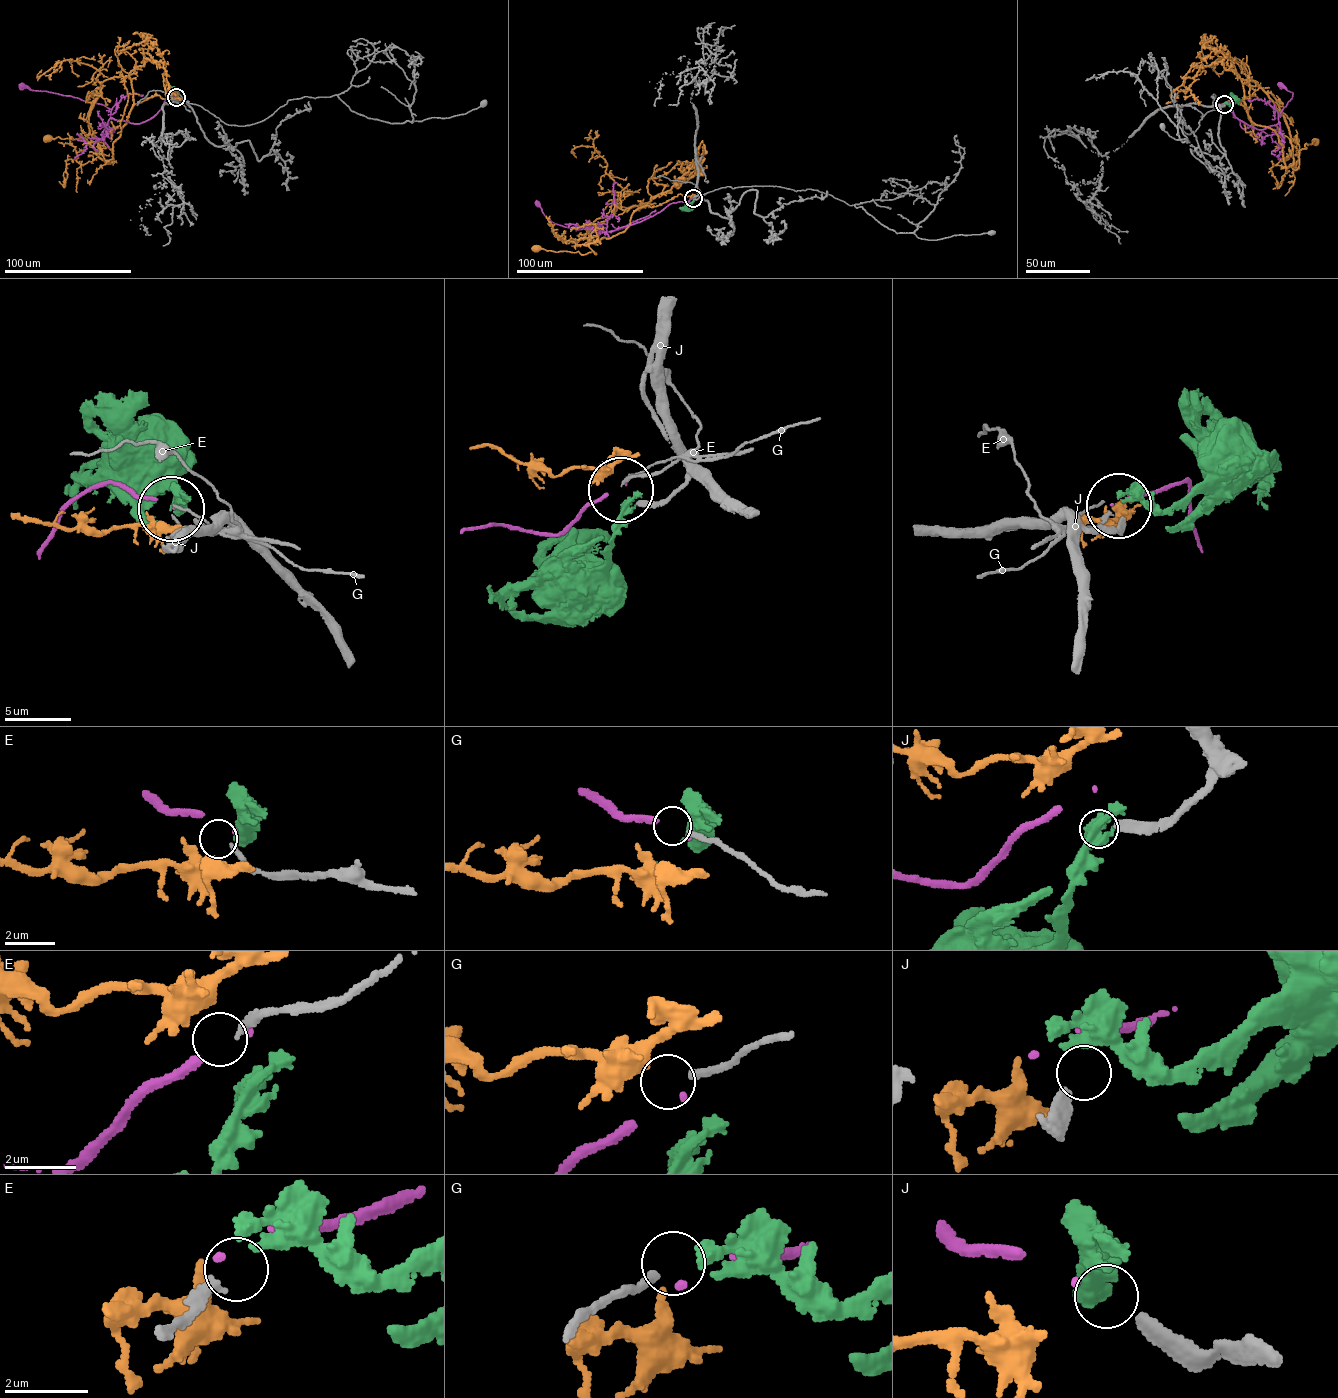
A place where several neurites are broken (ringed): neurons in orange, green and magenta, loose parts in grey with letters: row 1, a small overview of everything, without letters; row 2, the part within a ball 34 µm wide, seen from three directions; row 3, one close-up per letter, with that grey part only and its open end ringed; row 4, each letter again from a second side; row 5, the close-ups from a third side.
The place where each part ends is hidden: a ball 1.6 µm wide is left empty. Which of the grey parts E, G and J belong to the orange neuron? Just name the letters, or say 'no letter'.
no letter

